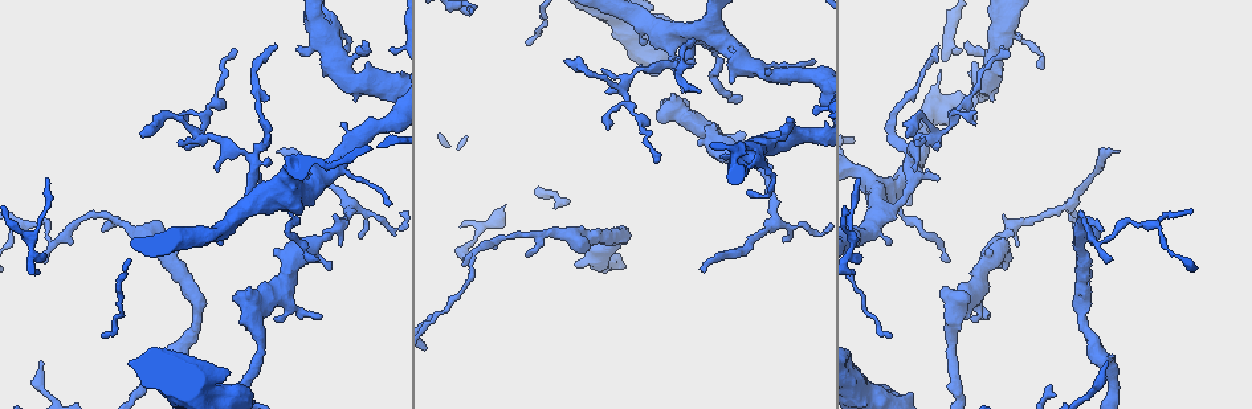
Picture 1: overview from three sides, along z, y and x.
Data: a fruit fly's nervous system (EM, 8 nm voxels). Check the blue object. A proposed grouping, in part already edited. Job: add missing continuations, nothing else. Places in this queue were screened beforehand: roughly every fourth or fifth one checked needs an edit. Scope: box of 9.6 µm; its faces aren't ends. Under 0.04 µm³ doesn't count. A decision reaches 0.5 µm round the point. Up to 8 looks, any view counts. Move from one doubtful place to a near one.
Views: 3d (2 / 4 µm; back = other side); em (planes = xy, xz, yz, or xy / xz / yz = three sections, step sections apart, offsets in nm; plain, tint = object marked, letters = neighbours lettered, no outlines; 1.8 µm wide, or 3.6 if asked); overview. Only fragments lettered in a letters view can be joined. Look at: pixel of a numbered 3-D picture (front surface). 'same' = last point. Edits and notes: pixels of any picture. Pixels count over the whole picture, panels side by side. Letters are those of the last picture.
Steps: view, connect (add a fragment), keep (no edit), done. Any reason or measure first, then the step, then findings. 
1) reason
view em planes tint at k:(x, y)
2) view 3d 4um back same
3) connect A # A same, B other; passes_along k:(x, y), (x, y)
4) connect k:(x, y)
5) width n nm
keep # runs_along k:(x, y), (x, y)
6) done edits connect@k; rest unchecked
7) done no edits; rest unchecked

free end
view em 3.6um xz step 16 tint at 1:(1110, 256)

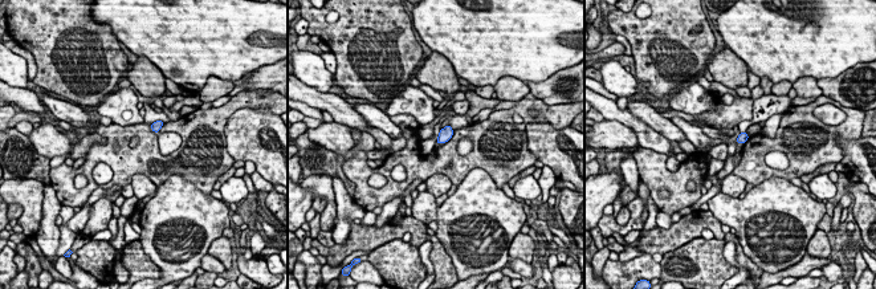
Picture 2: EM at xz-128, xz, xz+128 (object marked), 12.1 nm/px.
view em 3.6um planes letters same

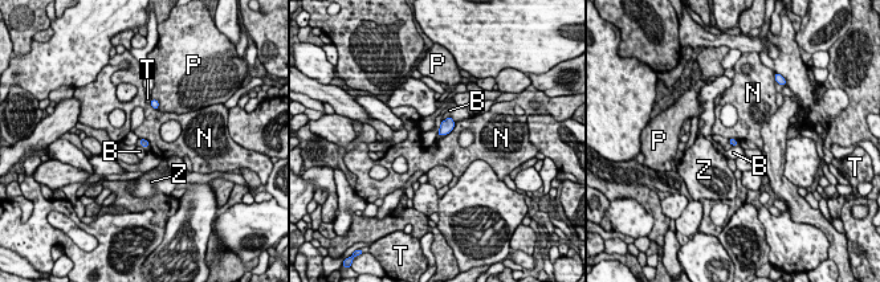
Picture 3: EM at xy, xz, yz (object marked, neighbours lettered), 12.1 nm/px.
width 90 nm
keep # B other, N other, P other, T other, Z other; no lettered fragment goes on from it

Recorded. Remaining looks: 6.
four or more arms meet
view 3d 4um at 1:(273, 196)

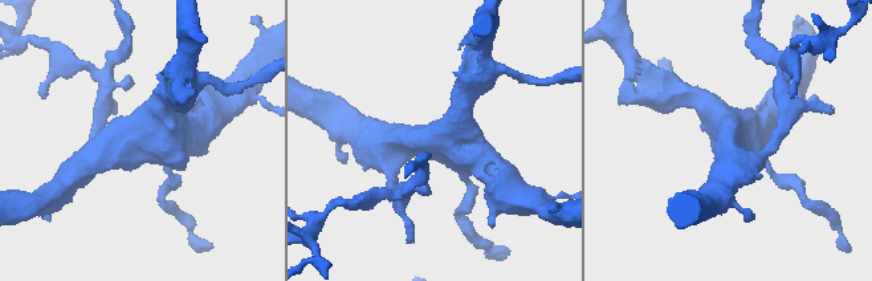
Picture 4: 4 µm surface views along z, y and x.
arms 4
view em planes letters at 4:(436, 139)

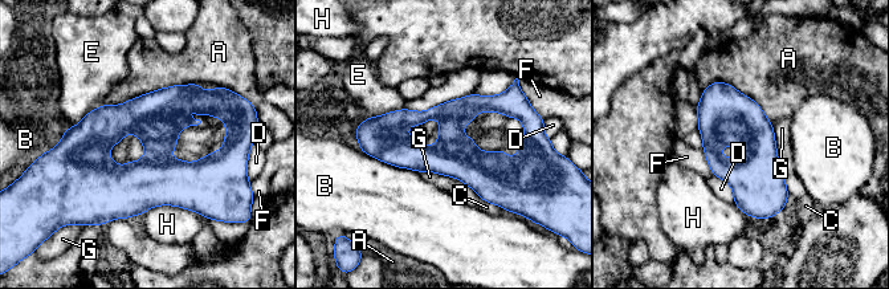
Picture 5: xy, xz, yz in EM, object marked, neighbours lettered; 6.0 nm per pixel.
width 260 nm
keep # A other, B other, C other, D other, E other, F other, G other, H other; no lettered fragment goes on from it

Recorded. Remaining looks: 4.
branch stops here
view em xy step 16 letters at 1:(316, 260)

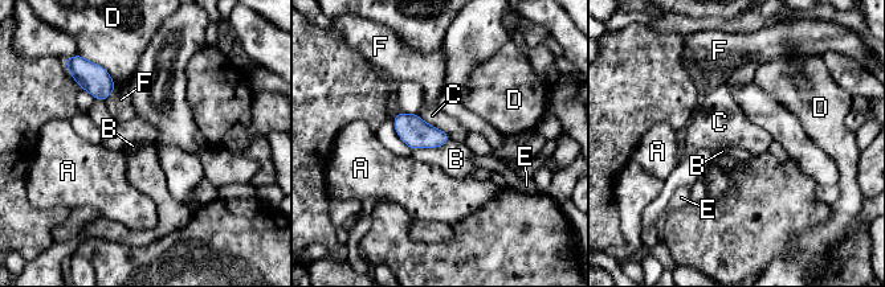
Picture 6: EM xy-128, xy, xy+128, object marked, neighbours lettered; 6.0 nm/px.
another direction
view em planes letters same

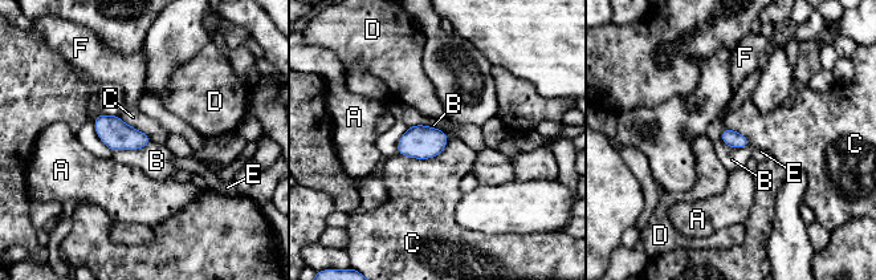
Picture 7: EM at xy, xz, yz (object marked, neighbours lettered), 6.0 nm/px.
keep # A other, B other, C other, D other, E other, F other; border 7:(150, 141), (137, 149), (113, 151); no lettered fragment goes on from it

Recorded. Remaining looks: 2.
done no edits; rest unchecked

